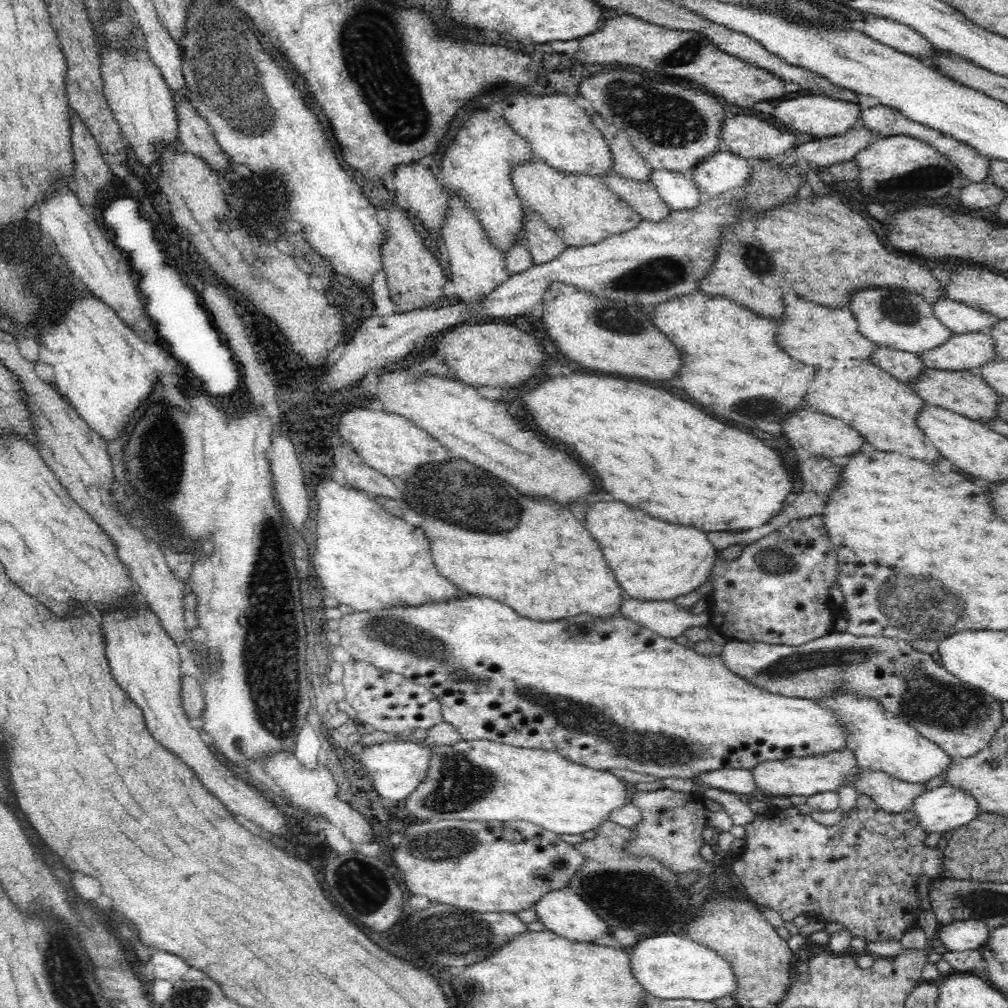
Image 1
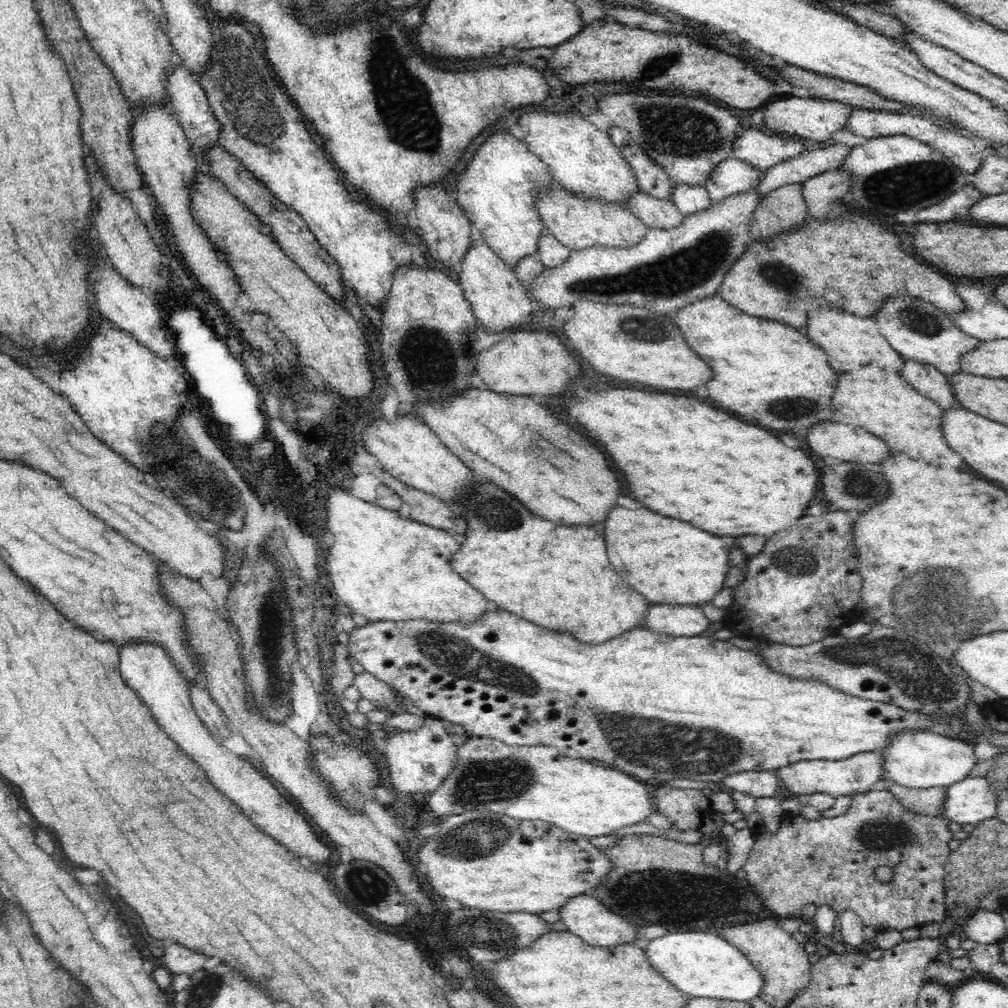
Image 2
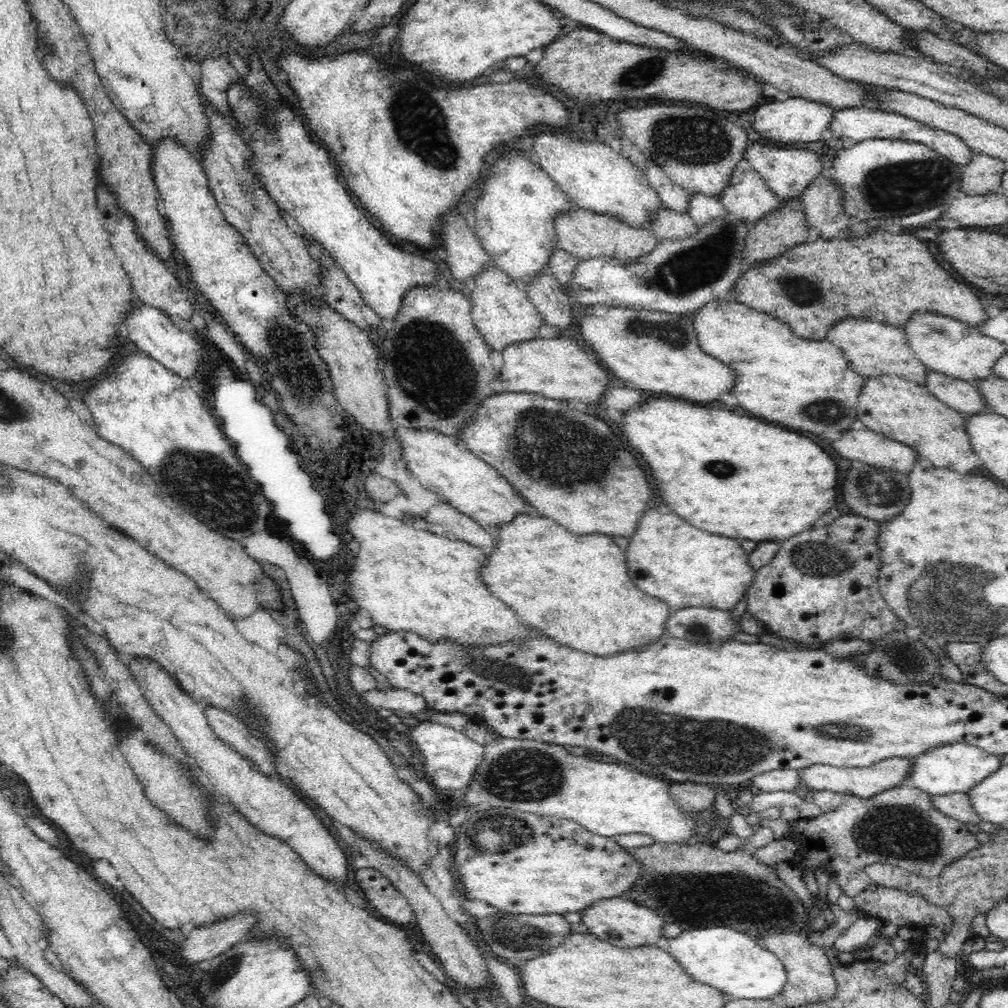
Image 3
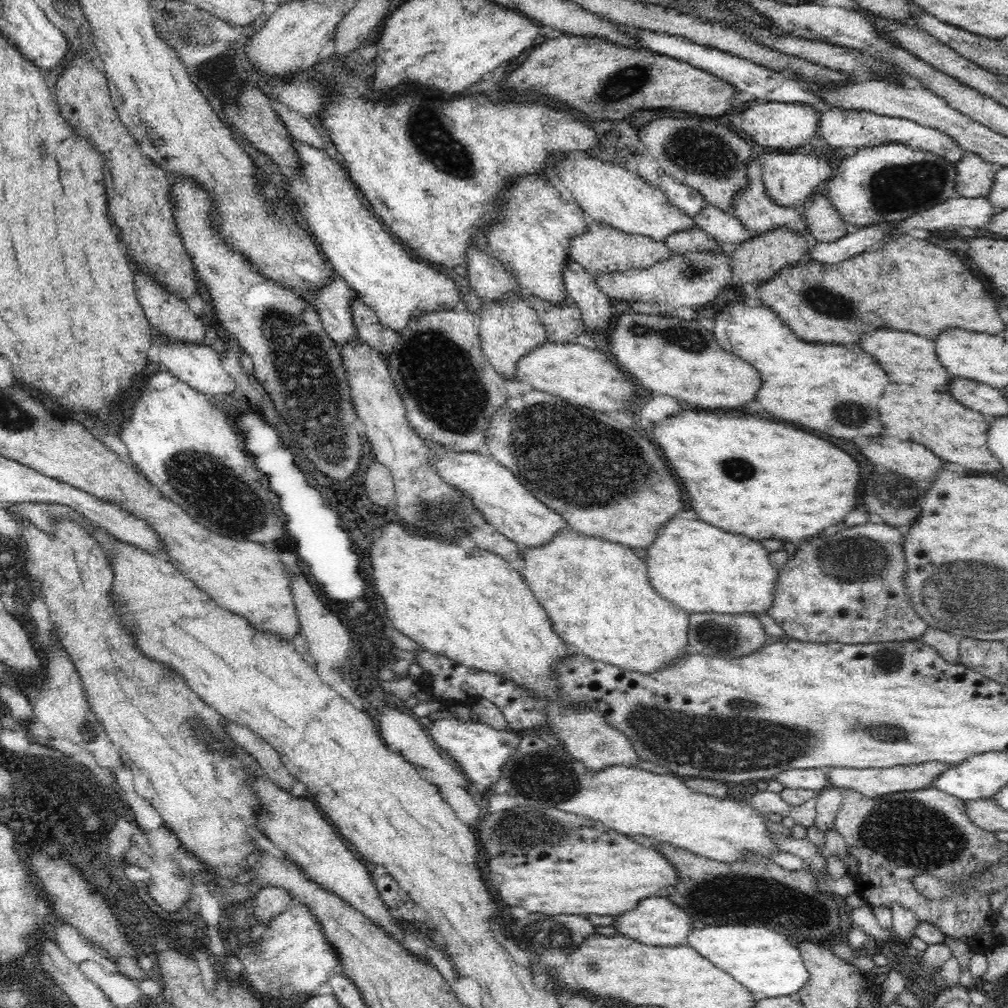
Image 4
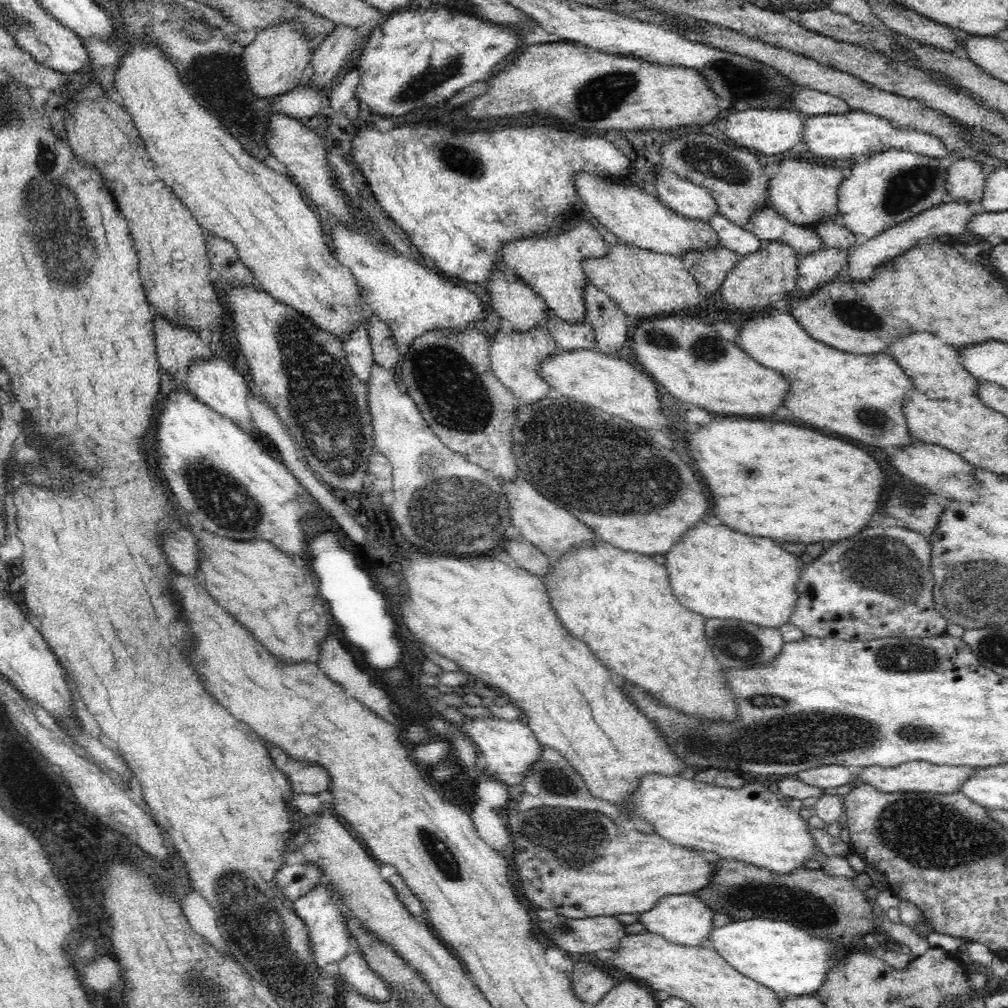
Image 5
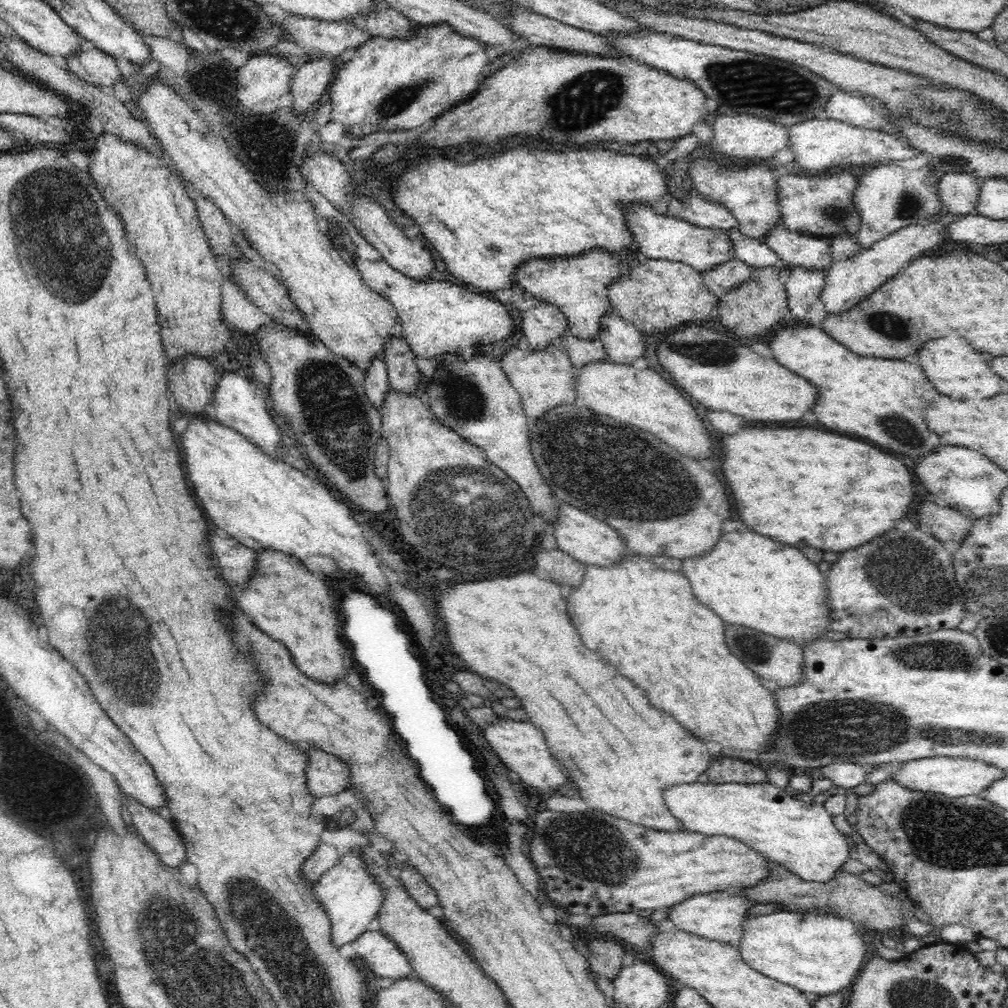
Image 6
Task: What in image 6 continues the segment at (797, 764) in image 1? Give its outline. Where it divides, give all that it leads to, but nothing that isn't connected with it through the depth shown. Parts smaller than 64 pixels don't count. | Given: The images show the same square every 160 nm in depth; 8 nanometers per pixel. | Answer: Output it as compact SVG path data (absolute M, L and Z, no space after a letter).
M949 757L922 758L906 762L892 774L892 781L908 790L943 794L952 798L970 795L982 796L984 789L992 786L1000 778L1006 778L1006 770L977 759Z

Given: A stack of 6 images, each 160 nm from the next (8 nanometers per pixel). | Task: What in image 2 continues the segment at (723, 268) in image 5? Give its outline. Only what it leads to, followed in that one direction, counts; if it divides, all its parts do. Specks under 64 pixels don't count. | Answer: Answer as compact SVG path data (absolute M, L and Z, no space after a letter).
M638 191L625 200L624 206L650 228L680 226L685 217L670 199L661 199Z

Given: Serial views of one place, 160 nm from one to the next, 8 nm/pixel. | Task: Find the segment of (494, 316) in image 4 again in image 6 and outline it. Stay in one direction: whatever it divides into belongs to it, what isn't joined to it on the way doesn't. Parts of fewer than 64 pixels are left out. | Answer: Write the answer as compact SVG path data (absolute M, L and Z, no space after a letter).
M557 343L543 349L531 349L530 352L524 352L518 345L512 345L505 350L499 363L521 396L525 414L531 418L537 419L562 404L580 404L577 391L573 389L578 369Z

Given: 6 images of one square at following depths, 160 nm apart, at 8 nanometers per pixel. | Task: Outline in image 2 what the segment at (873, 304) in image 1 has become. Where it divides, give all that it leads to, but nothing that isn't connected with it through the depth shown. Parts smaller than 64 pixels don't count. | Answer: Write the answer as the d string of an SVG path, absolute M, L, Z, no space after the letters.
M907 296L888 298L886 304L878 309L872 318L878 325L880 335L904 359L935 366L946 376L961 372L961 356L982 343L954 326L948 313L942 312L930 302L916 298L907 298Z

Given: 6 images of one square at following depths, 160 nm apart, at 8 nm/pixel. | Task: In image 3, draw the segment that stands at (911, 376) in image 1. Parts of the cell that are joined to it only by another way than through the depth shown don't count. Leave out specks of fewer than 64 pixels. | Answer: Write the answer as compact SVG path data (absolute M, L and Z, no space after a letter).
M928 369L923 386L950 409L967 415L990 412L974 382Z

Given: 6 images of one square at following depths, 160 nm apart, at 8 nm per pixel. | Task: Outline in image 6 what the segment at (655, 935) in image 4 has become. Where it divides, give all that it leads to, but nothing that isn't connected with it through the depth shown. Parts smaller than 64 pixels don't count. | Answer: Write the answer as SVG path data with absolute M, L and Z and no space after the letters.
M718 891L697 894L689 896L677 905L668 907L666 921L669 921L669 925L673 928L683 930L688 934L695 934L706 940L717 940L737 947L742 936L743 922L748 918L746 910L753 905L756 905L756 902L752 902L738 892Z

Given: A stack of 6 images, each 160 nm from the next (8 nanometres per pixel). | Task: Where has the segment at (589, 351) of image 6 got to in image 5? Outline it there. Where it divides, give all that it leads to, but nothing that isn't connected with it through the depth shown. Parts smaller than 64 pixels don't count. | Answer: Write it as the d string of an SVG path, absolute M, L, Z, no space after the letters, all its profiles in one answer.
M554 314L545 318L545 324L555 342L562 351L590 350L596 348L595 333L587 321L569 323Z

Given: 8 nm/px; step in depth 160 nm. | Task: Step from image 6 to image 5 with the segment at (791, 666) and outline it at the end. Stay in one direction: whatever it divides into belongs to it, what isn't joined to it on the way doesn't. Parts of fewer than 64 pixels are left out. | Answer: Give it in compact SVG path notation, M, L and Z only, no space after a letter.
M732 618L706 619L704 634L706 644L712 648L718 662L726 667L734 668L750 668L771 663L781 653L782 647L786 644L777 628L764 628L758 624Z

